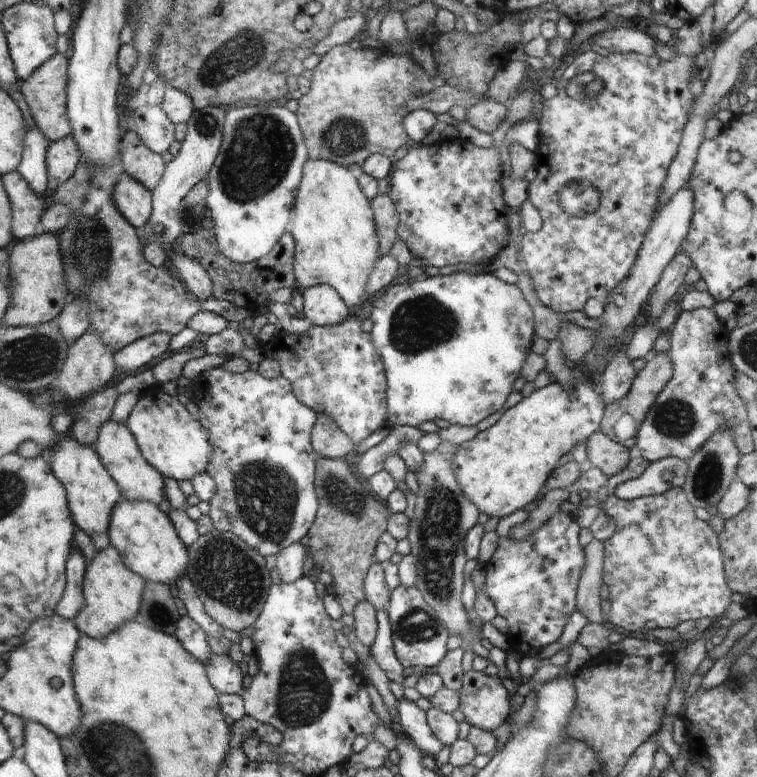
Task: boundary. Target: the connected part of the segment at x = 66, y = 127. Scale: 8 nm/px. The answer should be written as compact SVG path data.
M64 53L56 54L55 57L40 65L24 82L19 83L36 126L43 130L51 141L63 139L64 136L72 134L73 131L71 120L67 115L67 82L69 76L66 76L66 66L68 65L68 58L64 56Z

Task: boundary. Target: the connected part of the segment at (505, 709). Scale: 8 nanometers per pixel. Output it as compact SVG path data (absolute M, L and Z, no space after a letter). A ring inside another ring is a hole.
M474 669L468 671L463 677L463 686L458 691L459 709L465 716L465 721L472 727L478 727L485 731L496 732L500 724L504 724L510 714L510 700L508 700L506 688L502 686L500 677L486 676L482 671Z

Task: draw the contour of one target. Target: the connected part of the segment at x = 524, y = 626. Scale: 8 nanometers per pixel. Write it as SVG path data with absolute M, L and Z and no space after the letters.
M516 510L516 514L509 514L499 520L496 533L499 536L497 548L492 557L482 564L485 570L485 589L490 600L496 607L497 614L506 618L509 624L507 643L522 656L533 656L544 646L556 642L562 636L562 628L572 616L574 608L577 608L576 588L579 588L581 576L586 568L587 556L584 556L584 548L578 542L580 526L578 522L561 510L556 511L543 527L538 529L534 536L522 542L510 538L510 529L522 522L520 518L522 510Z

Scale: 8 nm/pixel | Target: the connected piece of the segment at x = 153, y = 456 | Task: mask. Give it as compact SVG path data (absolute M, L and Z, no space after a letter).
M159 386L142 392L138 397L138 402L125 423L142 456L166 478L190 480L203 473L214 452L214 444L210 442L208 430L200 421L196 422L190 416L190 412L180 404L177 397L166 394Z

